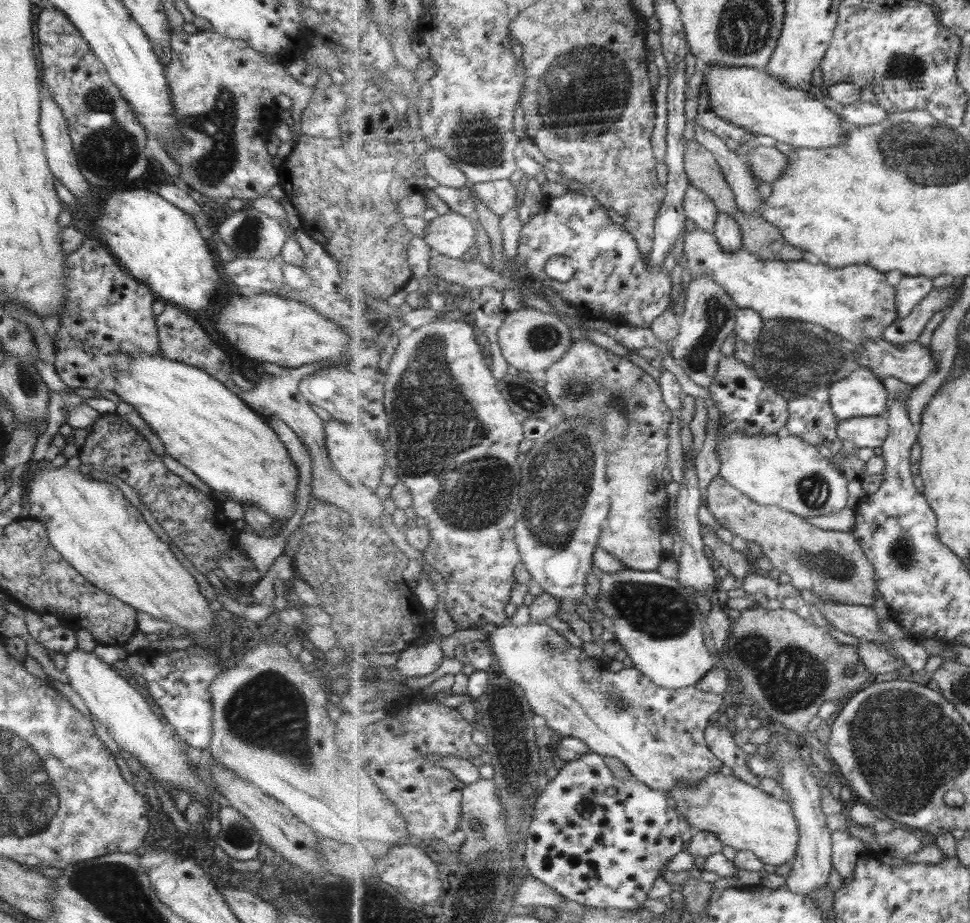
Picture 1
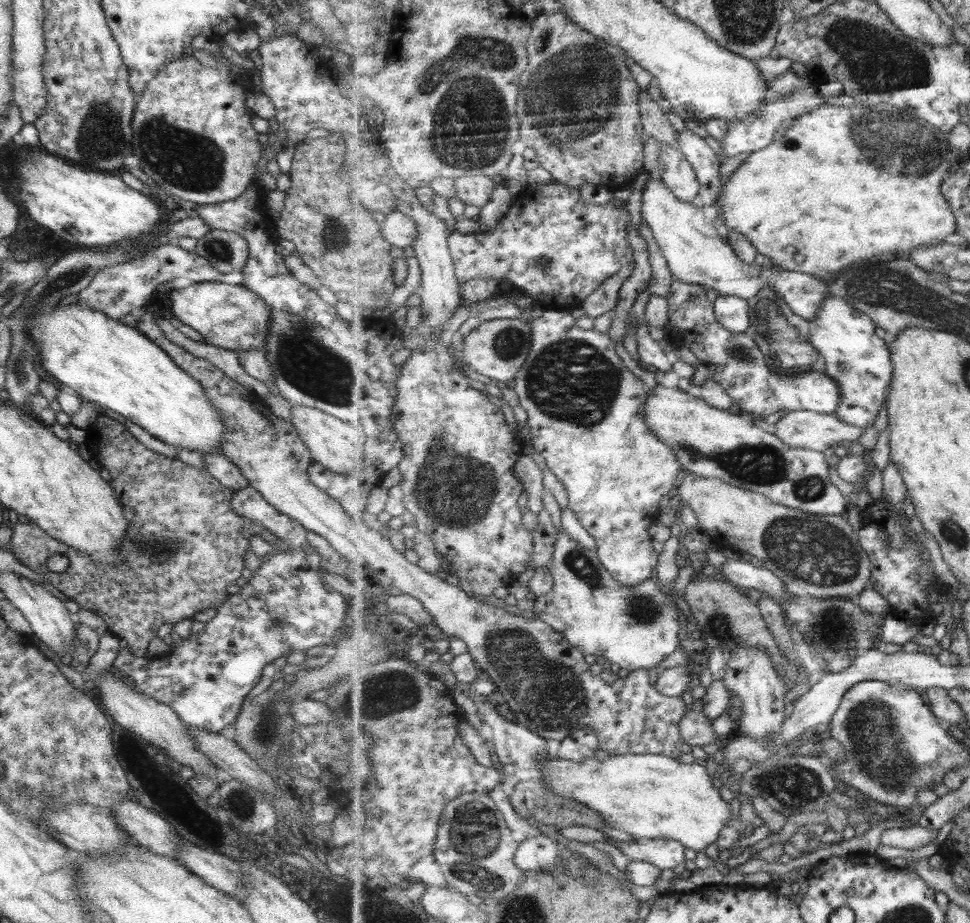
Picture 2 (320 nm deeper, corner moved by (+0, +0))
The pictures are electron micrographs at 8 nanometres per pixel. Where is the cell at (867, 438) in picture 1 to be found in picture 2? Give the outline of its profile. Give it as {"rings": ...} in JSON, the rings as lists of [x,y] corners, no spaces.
{"rings":[[[811,410],[789,411],[774,424],[773,435],[793,448],[829,453],[839,445],[857,441],[865,429],[841,421],[835,414]]]}

